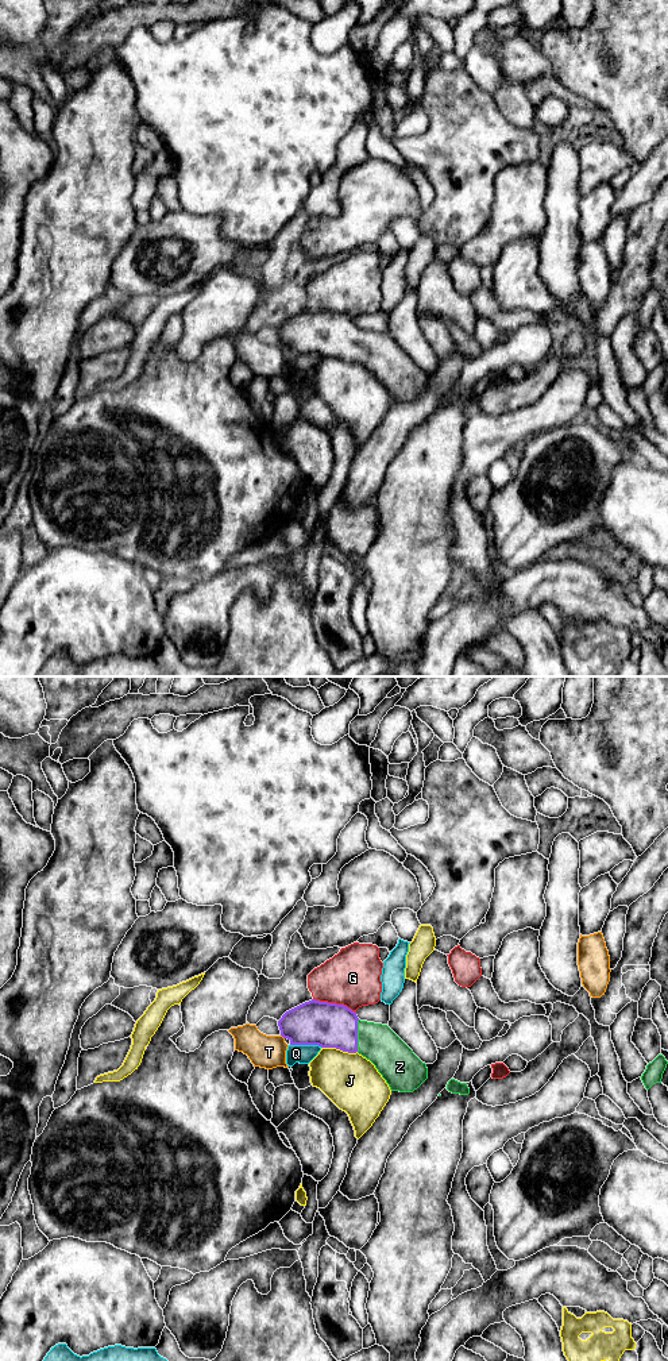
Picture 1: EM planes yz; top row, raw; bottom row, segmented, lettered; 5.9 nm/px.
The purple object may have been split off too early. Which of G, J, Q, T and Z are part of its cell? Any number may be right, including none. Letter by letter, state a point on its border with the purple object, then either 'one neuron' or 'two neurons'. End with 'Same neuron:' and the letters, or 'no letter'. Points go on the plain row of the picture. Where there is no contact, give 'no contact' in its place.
G: contact yz (335, 312); two neurons
J: contact yz (339, 357); two neurons
Q: contact yz (307, 353); two neurons
T: contact yz (282, 344); two neurons
Z: contact yz (356, 344); one neuron
Same neuron: Z

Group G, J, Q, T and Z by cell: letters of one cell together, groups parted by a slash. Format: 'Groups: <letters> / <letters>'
Groups: G / J / Q / T / Z

